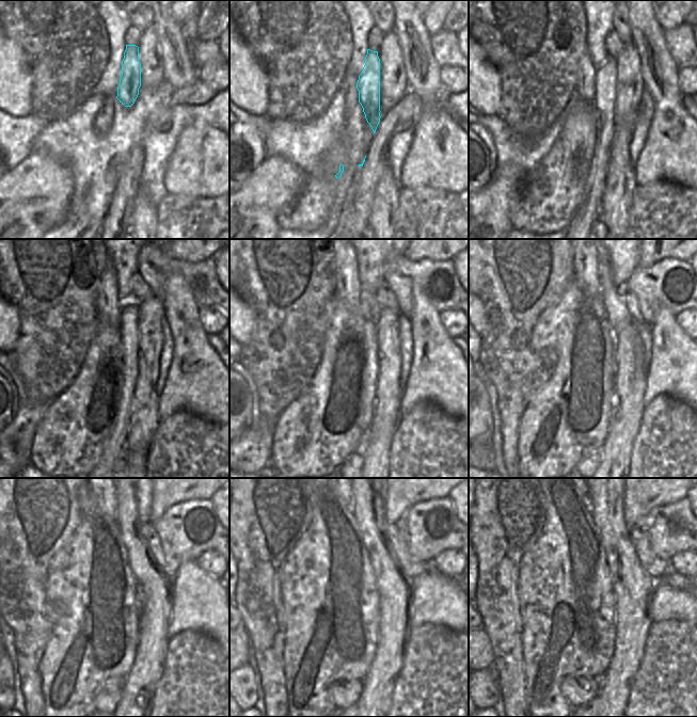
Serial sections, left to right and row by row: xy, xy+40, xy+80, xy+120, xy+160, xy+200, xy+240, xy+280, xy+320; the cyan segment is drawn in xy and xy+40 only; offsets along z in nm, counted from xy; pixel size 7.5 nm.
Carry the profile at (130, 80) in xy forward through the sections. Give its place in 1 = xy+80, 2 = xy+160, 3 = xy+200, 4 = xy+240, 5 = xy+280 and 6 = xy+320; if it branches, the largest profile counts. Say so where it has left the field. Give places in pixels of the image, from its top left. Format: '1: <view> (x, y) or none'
1: xy+80 (597, 120)
2: xy+160 (359, 351)
3: xy+200 (595, 345)
4: xy+240 (119, 589)
5: xy+280 (357, 584)
6: xy+320 (598, 641)

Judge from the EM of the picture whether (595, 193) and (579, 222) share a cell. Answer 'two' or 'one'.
one

